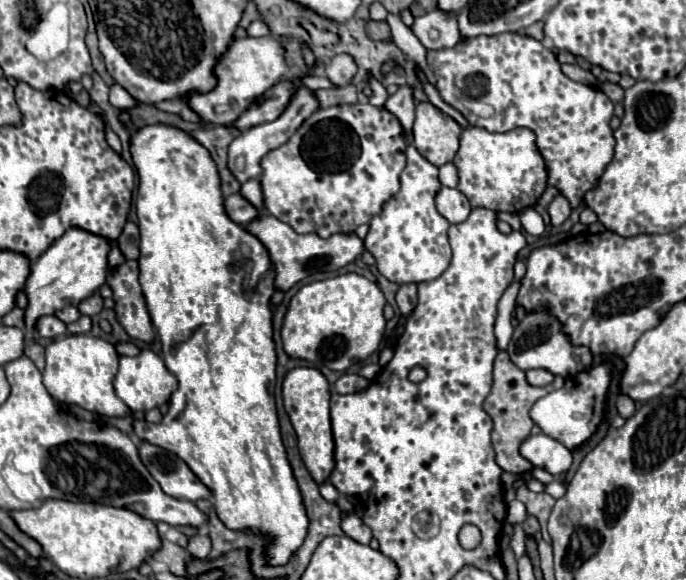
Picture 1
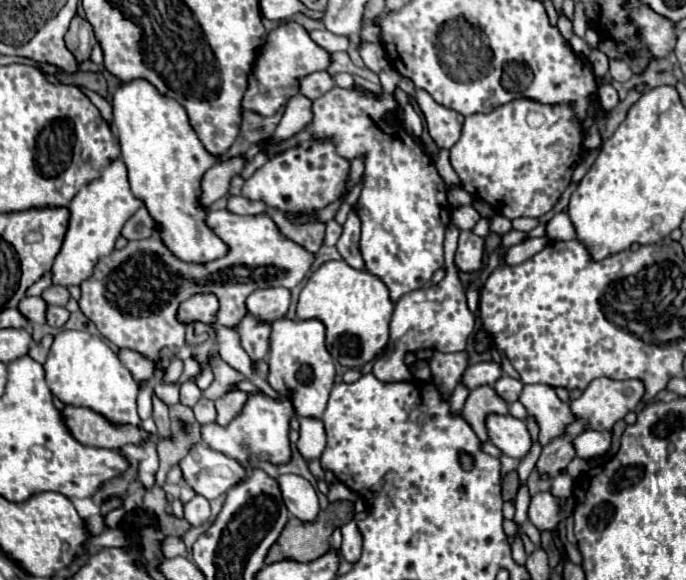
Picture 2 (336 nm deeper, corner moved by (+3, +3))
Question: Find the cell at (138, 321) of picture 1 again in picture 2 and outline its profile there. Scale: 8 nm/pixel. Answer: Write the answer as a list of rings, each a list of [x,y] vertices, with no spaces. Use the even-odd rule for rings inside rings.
[[[228,209],[212,211],[206,219],[208,227],[230,247],[228,255],[206,265],[190,265],[176,259],[160,241],[148,237],[128,241],[124,249],[102,257],[94,275],[86,279],[82,289],[80,309],[98,327],[98,331],[122,349],[134,349],[150,361],[158,361],[162,347],[184,347],[186,327],[176,321],[178,303],[192,293],[210,291],[220,299],[218,323],[238,327],[244,317],[246,297],[264,287],[296,287],[310,271],[316,255],[284,237],[268,213],[236,215]]]

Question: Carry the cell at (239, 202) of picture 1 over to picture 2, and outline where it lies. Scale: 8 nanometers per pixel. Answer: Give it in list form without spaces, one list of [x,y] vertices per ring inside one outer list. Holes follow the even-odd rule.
[[[236,195],[236,197],[228,199],[228,211],[236,213],[236,215],[258,215],[258,213],[268,211],[268,207],[262,201],[250,201],[242,195]]]

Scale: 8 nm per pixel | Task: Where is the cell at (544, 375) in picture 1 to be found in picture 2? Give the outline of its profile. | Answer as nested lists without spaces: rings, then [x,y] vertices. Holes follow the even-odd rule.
[[[508,375],[500,377],[500,379],[494,383],[496,393],[498,393],[500,397],[504,397],[508,403],[518,401],[518,397],[520,397],[520,393],[522,393],[522,387],[524,387],[524,385],[522,385],[520,379],[514,379],[514,377],[508,377]]]

